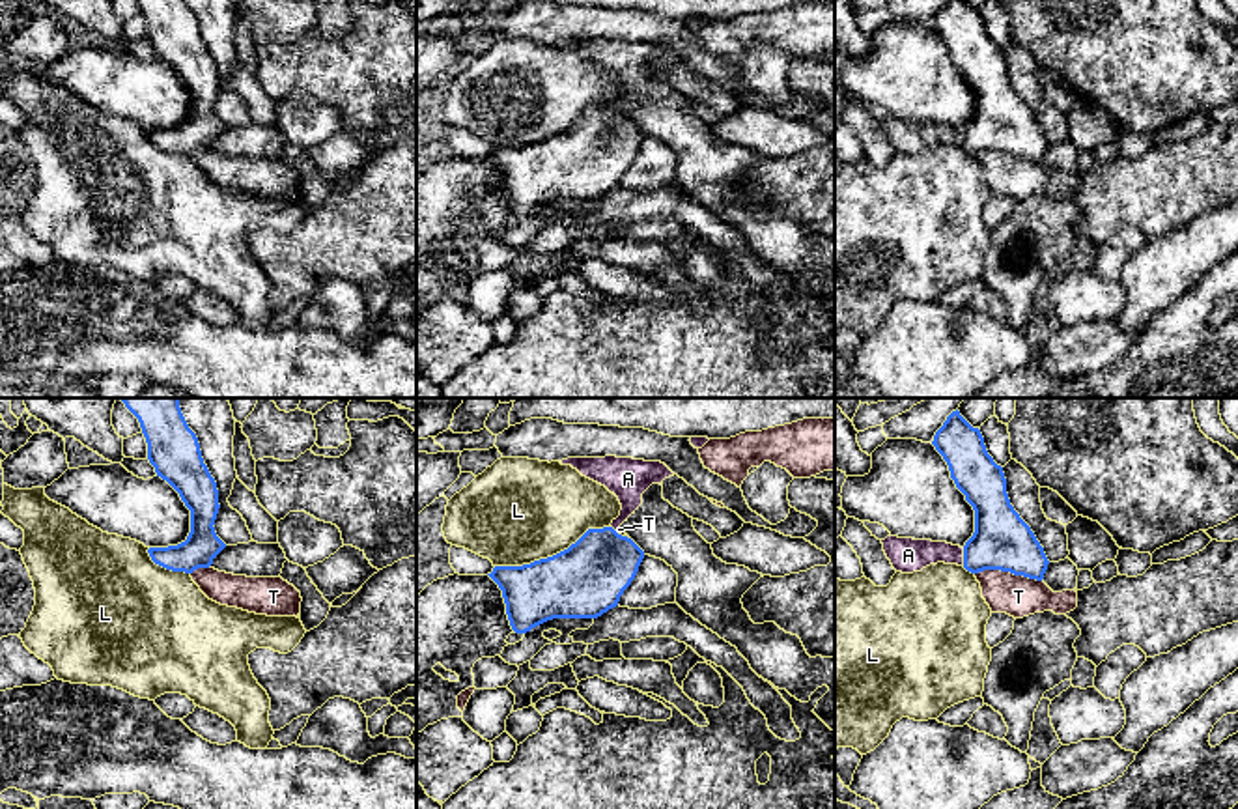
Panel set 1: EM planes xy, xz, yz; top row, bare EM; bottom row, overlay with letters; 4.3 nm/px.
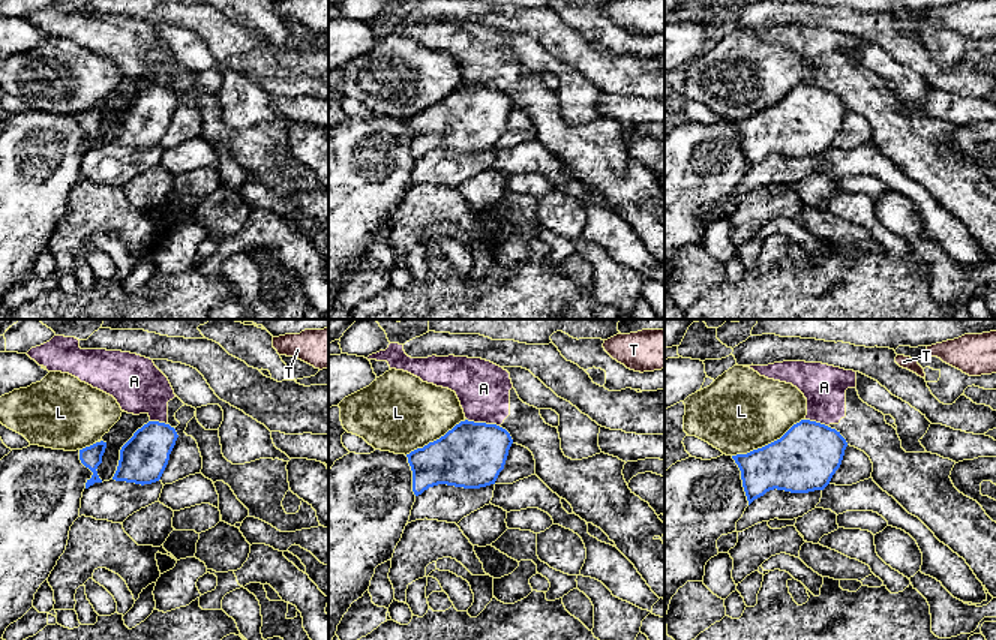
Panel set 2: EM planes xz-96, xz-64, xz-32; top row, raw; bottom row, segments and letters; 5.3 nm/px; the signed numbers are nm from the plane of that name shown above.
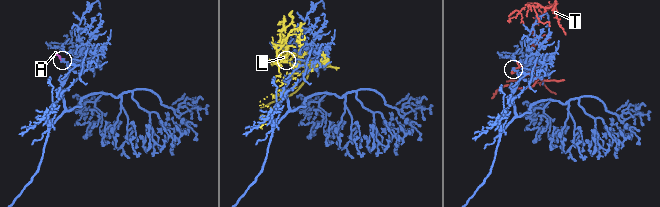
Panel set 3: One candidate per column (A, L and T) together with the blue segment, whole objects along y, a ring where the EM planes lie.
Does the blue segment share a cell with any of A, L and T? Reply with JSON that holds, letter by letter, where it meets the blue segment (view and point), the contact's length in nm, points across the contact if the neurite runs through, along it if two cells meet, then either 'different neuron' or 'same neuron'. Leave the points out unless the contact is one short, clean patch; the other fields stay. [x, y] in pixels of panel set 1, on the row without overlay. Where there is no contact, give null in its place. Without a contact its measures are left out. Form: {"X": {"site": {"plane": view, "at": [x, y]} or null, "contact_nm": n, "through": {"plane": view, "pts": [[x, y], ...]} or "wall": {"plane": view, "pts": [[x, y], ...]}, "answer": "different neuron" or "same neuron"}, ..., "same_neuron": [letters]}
{"A": {"site": {"plane": "yz", "at": [964, 139]}, "contact_nm": 80, "wall": {"plane": "yz", "pts": [[962, 129], [964, 146]]}, "answer": "different neuron"}, "L": {"site": {"plane": "xz", "at": [553, 137]}, "contact_nm": 550, "answer": "different neuron"}, "T": {"site": {"plane": "yz", "at": [1009, 152]}, "contact_nm": 300, "answer": "different neuron"}, "same_neuron": []}

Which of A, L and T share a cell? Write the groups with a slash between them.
A / L / T

